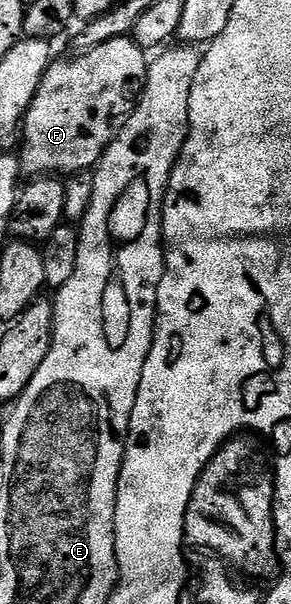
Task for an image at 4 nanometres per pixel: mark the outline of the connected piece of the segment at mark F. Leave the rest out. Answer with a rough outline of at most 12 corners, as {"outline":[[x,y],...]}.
{"outline":[[131,36],[53,60],[22,122],[20,168],[100,164],[112,112],[143,86]]}

